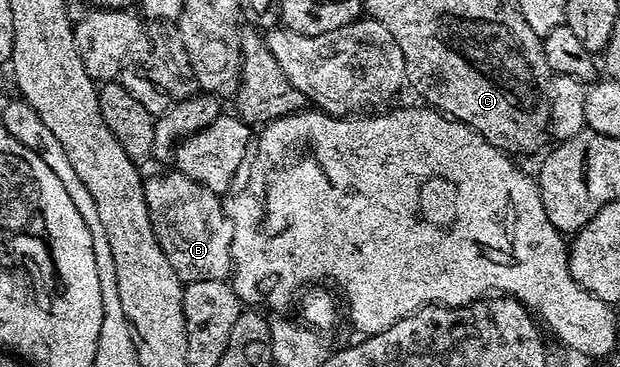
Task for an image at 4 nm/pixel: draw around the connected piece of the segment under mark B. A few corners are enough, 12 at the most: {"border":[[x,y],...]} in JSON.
{"border":[[147,176],[156,239],[183,283],[231,276],[219,194]]}

